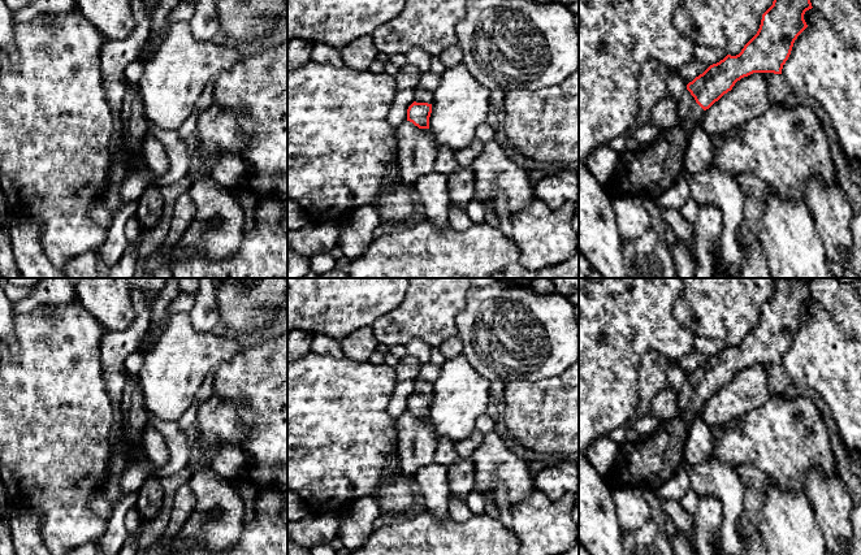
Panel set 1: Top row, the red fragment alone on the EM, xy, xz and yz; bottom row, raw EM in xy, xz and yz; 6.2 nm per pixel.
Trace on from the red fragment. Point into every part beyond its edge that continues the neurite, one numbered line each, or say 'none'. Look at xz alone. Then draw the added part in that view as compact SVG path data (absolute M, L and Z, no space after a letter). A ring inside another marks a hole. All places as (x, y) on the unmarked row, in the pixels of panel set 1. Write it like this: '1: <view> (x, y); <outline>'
1: xz (420, 386); M415 380L414 386L415 386L414 393L416 393L416 394L432 395L432 393L433 393L433 383L428 382L428 381Z

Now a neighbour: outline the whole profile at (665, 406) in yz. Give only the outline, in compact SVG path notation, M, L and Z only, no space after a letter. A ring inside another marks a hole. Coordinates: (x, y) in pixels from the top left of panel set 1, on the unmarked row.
M669 385L662 389L650 404L652 413L661 421L671 420L678 413L679 398L678 391L672 390Z

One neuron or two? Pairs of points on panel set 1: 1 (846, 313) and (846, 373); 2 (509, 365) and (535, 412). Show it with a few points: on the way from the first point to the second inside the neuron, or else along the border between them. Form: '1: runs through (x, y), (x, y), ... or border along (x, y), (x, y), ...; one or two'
1: border along (827, 311), (847, 337); two
2: border along (548, 377), (509, 381), (505, 385); two

